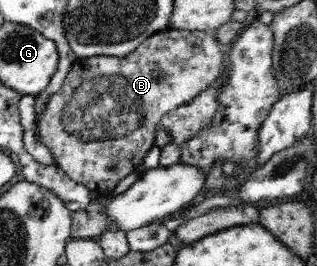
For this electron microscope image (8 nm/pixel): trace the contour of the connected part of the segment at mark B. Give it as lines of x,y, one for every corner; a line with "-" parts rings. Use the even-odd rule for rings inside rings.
166,29
144,39
138,47
123,58
95,56
76,59
61,89
47,101
41,120
36,121
35,140
48,146
55,165
72,181
81,183
97,195
113,191
119,179
131,171
142,169
144,154
155,146
161,117
217,83
227,69
224,66
226,53
213,32

